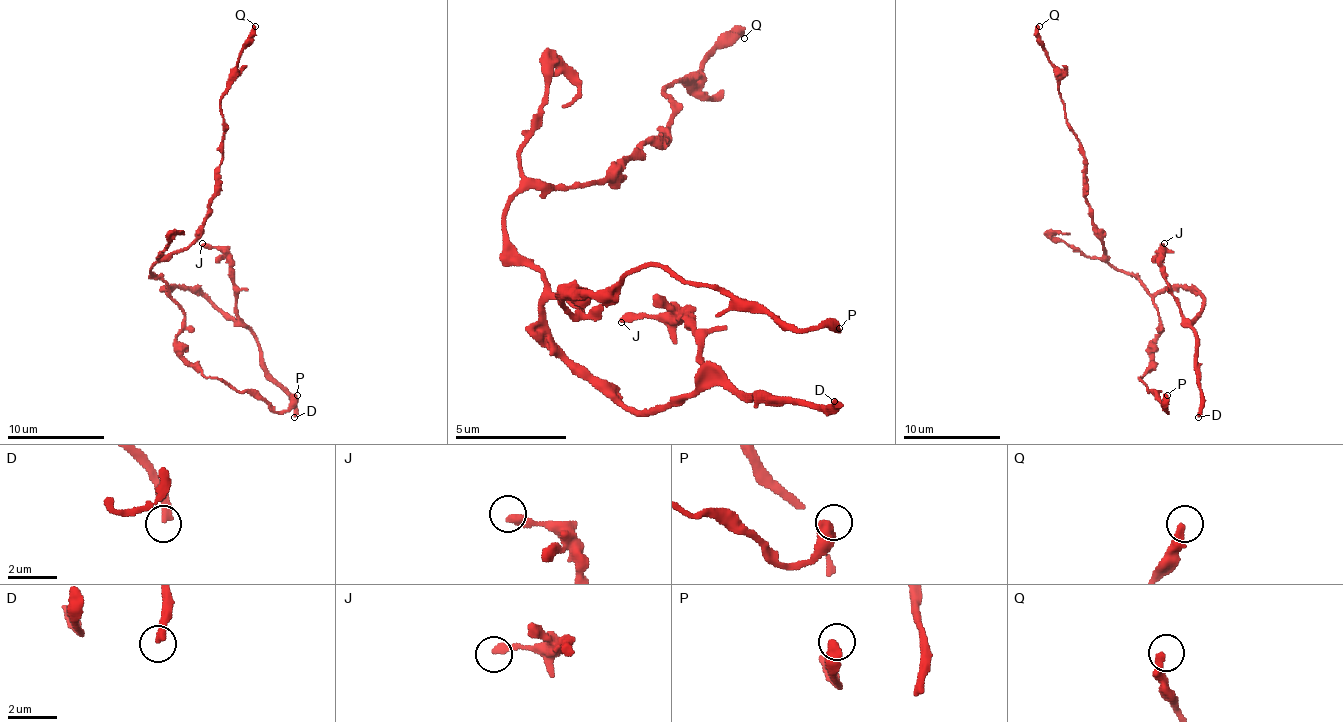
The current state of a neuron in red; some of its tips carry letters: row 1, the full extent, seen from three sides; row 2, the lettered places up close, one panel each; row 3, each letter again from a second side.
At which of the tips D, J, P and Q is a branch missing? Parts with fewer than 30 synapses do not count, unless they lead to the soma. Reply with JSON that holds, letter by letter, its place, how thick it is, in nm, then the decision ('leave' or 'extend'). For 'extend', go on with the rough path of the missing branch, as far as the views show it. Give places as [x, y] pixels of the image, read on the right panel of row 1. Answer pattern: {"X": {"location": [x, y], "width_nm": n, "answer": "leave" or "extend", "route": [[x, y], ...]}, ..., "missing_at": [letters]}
{"D": {"location": [1198, 417], "width_nm": 320, "answer": "extend"}, "J": {"location": [1164, 243], "width_nm": 320, "answer": "leave"}, "P": {"location": [1167, 395], "width_nm": 500, "answer": "leave"}, "Q": {"location": [1039, 26], "width_nm": 340, "answer": "leave"}, "missing_at": ["D"]}

